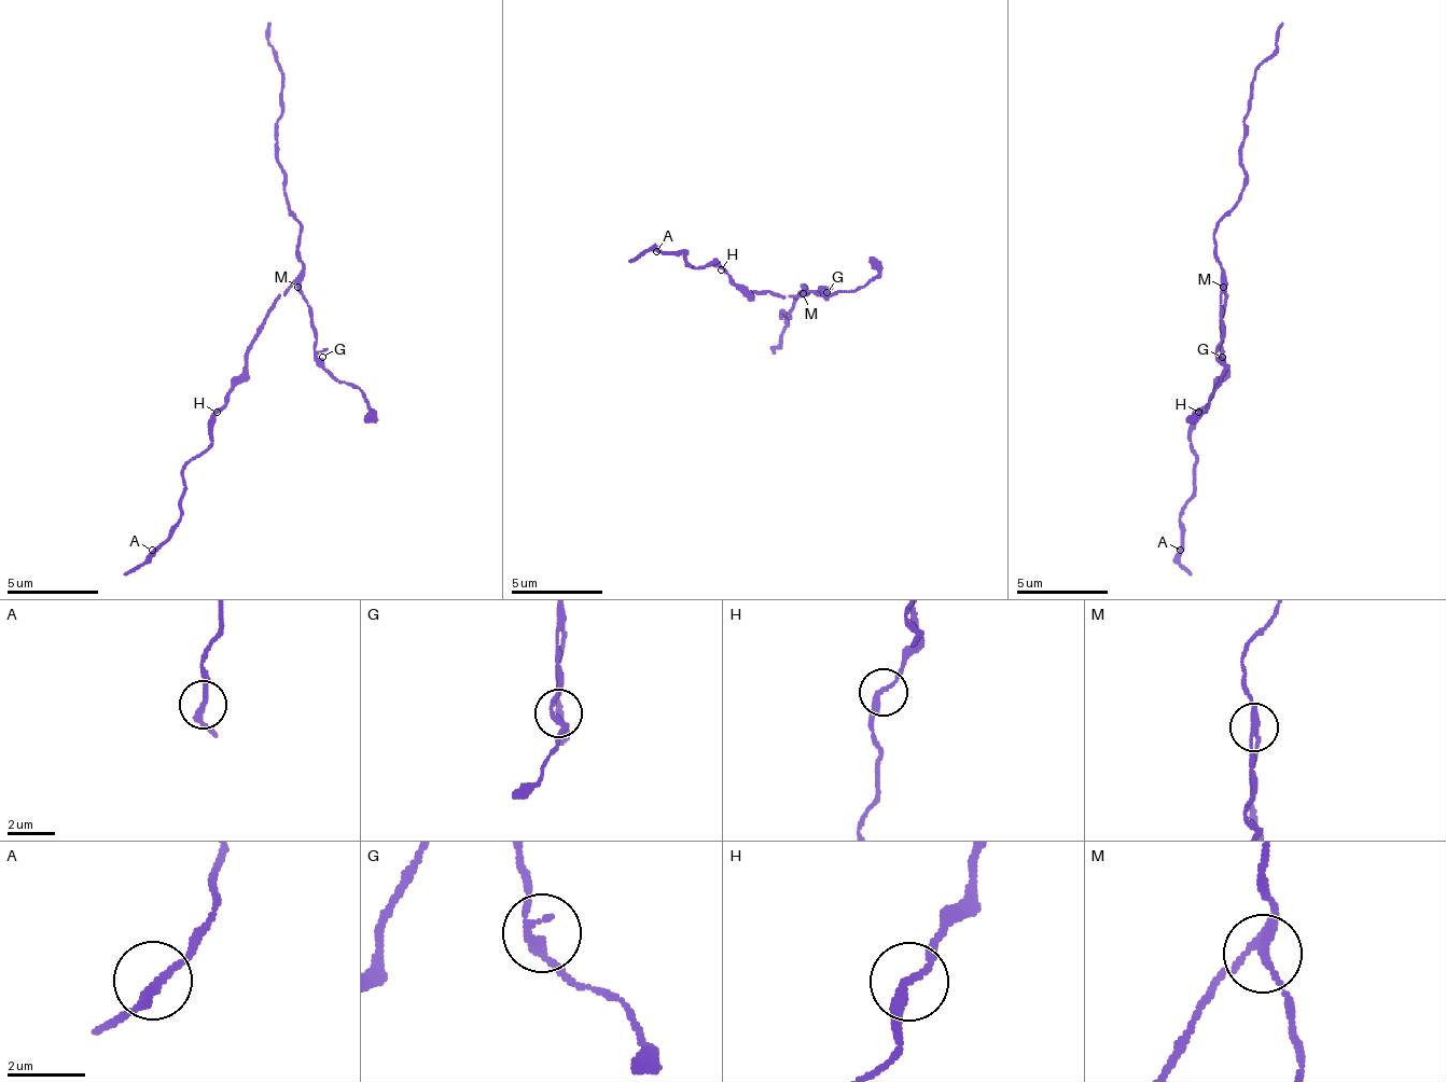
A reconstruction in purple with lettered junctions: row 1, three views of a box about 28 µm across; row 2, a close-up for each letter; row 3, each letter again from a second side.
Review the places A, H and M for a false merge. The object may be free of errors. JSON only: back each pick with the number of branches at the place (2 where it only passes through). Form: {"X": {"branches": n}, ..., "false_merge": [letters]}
{"M": {"branches": 3}, "false_merge": ["M"]}

